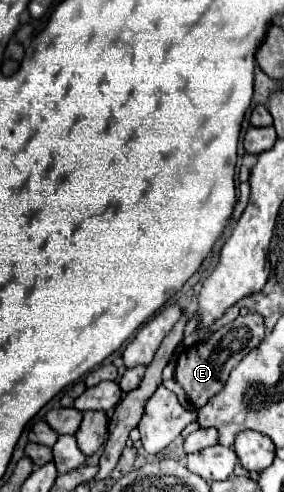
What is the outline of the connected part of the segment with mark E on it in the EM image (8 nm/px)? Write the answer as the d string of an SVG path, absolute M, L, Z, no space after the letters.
M248 312L246 316L238 316L234 322L222 326L214 332L214 338L210 338L206 344L194 344L184 348L184 352L178 356L174 378L176 382L186 390L188 400L196 410L200 410L212 396L216 396L222 386L228 380L230 370L252 350L256 348L266 336L264 330L264 318L258 312Z

